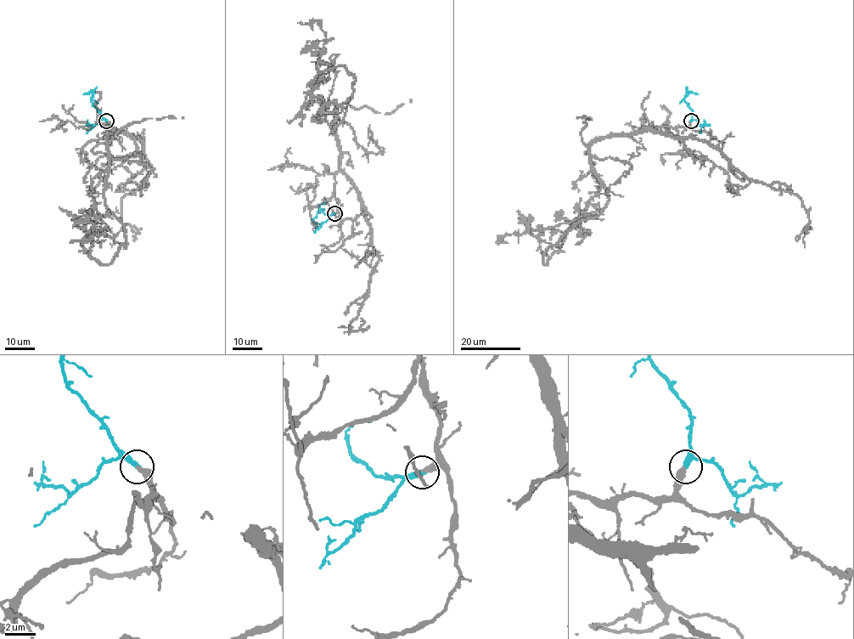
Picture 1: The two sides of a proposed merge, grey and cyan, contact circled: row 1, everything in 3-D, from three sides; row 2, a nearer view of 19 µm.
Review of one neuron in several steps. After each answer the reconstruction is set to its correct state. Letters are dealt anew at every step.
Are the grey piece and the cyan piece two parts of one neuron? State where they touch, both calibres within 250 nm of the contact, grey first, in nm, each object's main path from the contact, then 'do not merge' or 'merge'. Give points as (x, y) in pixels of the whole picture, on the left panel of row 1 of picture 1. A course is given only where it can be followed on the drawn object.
place (106, 121); calibres 400 and 380 nm; course grey (107, 121), (107, 183), (94, 203), (107, 227), (92, 234), (89, 257), (81, 244), (92, 221), (120, 244); course cyan (107, 121), (93, 105), (92, 94), (83, 93); merge

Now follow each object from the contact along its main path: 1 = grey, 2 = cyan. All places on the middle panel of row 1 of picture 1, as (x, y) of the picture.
1: (334, 213), (336, 112), (332, 128), (323, 113), (334, 67), (320, 60), (311, 93), (323, 104), (348, 98)
2: (334, 213), (325, 214), (319, 206), (320, 211), (311, 219)

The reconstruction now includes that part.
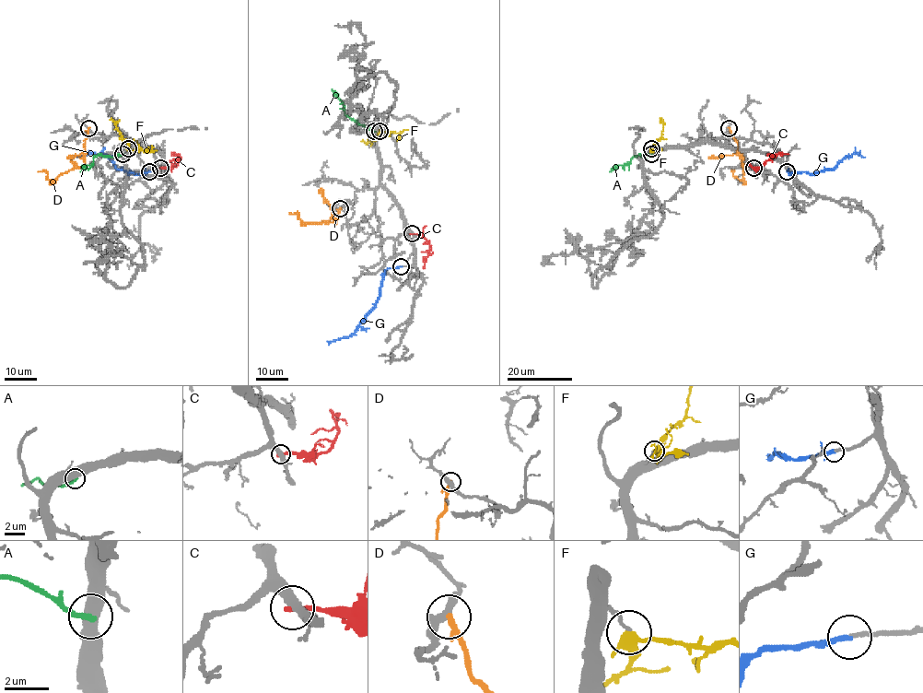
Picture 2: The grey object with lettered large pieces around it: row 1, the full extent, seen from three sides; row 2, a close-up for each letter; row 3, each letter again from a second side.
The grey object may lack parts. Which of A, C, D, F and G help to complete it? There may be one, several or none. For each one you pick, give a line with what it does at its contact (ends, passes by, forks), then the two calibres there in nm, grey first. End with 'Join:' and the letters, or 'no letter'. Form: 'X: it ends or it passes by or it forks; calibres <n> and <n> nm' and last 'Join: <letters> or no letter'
G: it passes by; calibres 200 and 170 nm
Join: G

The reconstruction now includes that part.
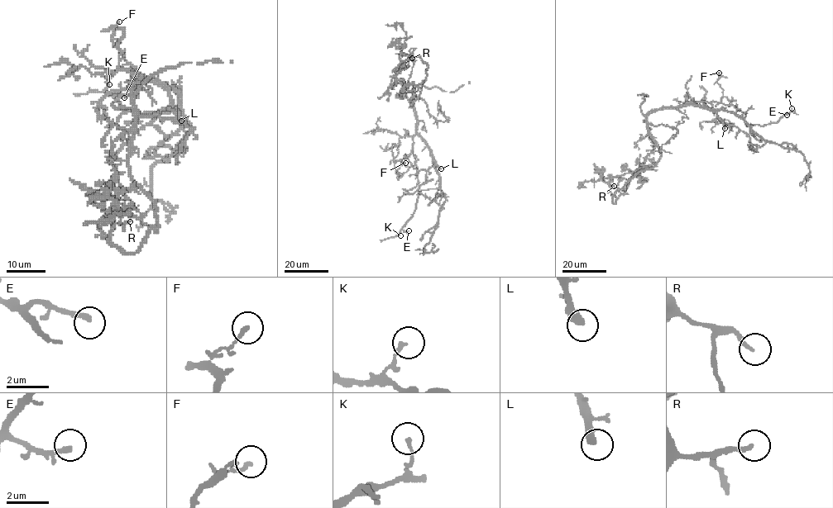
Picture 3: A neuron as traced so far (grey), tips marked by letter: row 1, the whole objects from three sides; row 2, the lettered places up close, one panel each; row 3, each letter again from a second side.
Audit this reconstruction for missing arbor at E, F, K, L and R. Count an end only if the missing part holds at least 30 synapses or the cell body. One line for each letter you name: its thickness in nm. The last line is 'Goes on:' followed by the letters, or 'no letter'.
L: 400 nm thick
R: 190 nm thick
Goes on: L, R

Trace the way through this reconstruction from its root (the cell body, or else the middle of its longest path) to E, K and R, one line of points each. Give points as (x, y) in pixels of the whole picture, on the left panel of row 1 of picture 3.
E: (131, 88), (141, 77), (151, 78), (173, 89), (179, 105), (138, 116), (112, 95), (124, 97)
K: (131, 88), (141, 77), (151, 78), (173, 89), (179, 105), (138, 116), (105, 90), (109, 84)
R: (131, 88), (131, 147), (117, 176), (133, 204), (112, 214), (117, 224), (130, 221)

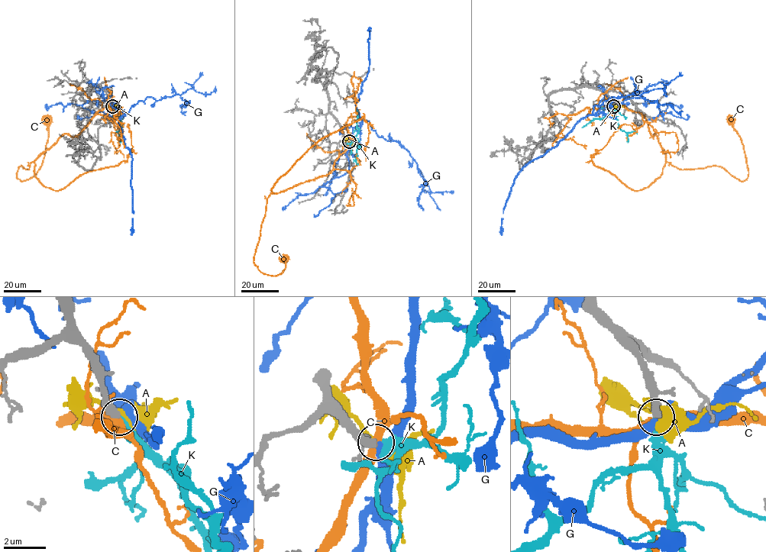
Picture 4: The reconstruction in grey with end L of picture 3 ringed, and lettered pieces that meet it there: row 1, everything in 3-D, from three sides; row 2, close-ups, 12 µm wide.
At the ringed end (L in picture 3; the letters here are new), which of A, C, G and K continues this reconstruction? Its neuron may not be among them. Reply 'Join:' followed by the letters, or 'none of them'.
Join: K

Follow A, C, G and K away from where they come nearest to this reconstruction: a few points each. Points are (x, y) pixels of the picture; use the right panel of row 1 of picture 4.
A: (613, 106), (622, 106)
C: (614, 106), (645, 118), (670, 163), (682, 169), (718, 166), (744, 181), (748, 172), (744, 147), (729, 120)
G: (614, 106), (602, 108), (596, 114), (583, 117), (557, 145), (524, 167), (515, 180), (503, 210), (502, 234)
K: (614, 106), (618, 127), (626, 133), (635, 131), (637, 133)

